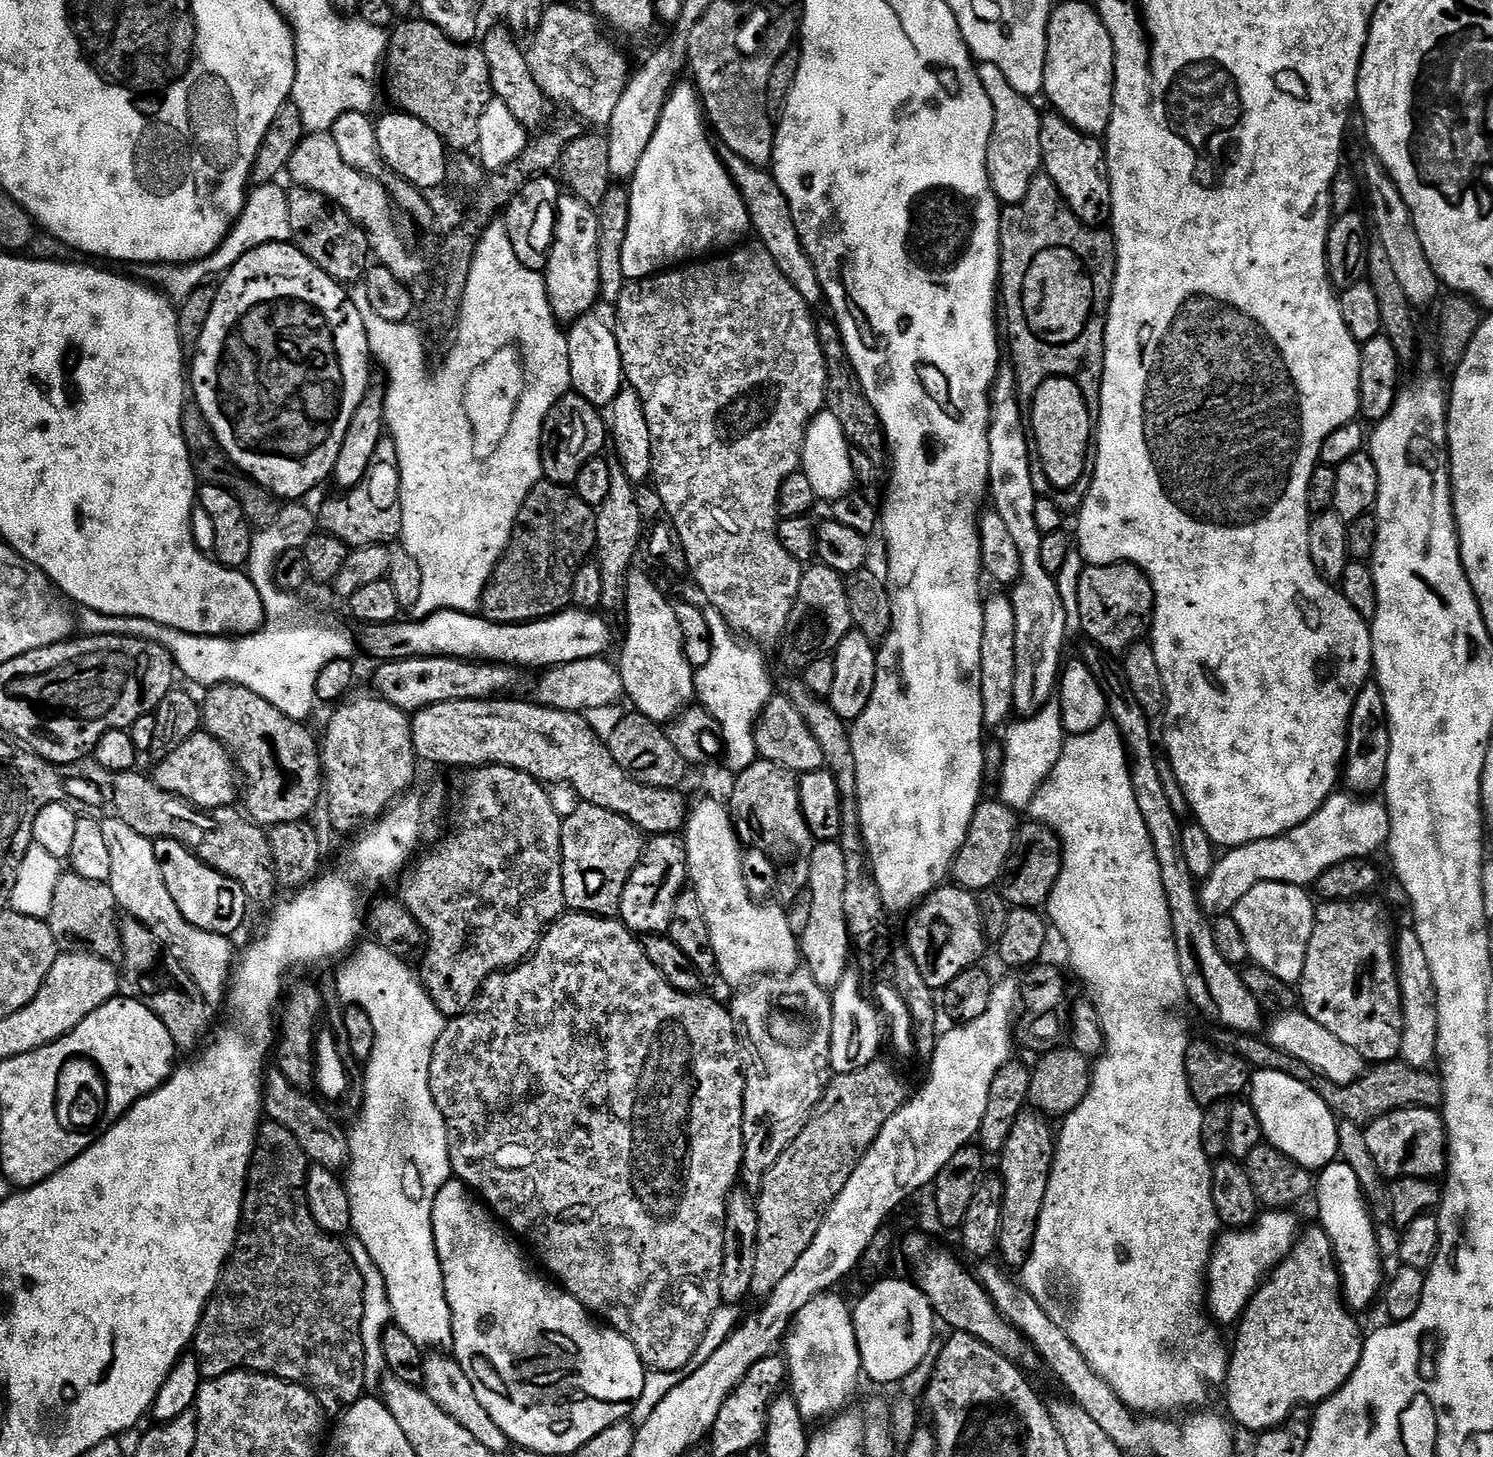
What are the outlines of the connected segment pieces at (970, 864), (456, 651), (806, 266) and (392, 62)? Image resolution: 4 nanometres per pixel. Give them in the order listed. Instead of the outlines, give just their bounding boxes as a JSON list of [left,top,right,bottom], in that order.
[[951,799,1018,893],[364,606,612,670],[739,170,824,306],[386,19,493,149]]

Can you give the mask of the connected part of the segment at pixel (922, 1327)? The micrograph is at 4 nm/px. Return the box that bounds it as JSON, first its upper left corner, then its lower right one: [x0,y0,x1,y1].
[852,1279,938,1384]

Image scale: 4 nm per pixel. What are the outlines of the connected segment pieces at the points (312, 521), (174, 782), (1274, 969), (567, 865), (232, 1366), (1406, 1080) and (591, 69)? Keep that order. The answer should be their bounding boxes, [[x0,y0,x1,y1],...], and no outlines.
[[152,502,356,721],[154,730,236,811],[1234,882,1317,986],[560,803,646,917],[194,1122,366,1413],[1231,1034,1444,1126],[526,3,630,126]]

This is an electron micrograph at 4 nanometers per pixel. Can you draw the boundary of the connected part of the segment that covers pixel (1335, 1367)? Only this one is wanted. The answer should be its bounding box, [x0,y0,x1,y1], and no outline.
[1226,1226,1365,1434]

